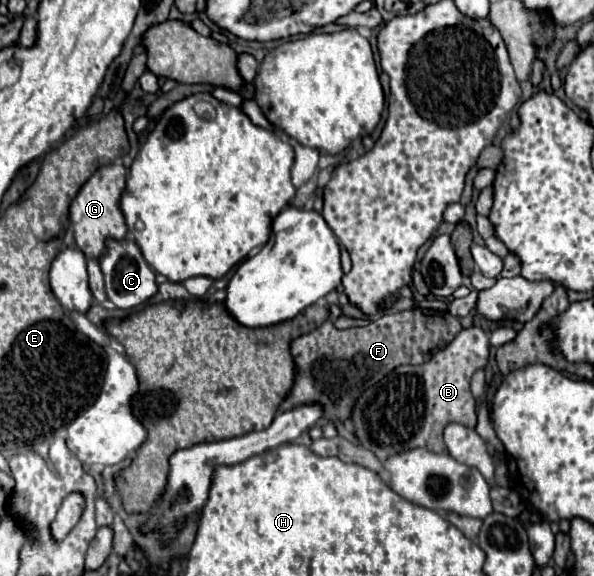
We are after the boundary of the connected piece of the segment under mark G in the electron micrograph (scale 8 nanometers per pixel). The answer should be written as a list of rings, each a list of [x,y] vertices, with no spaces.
[[[114,161],[110,165],[98,167],[94,175],[82,185],[74,201],[70,203],[70,223],[74,229],[74,239],[76,247],[84,251],[86,257],[98,259],[104,253],[104,241],[108,237],[114,239],[124,239],[128,233],[124,215],[120,211],[120,197],[126,187],[126,169],[122,163]]]

